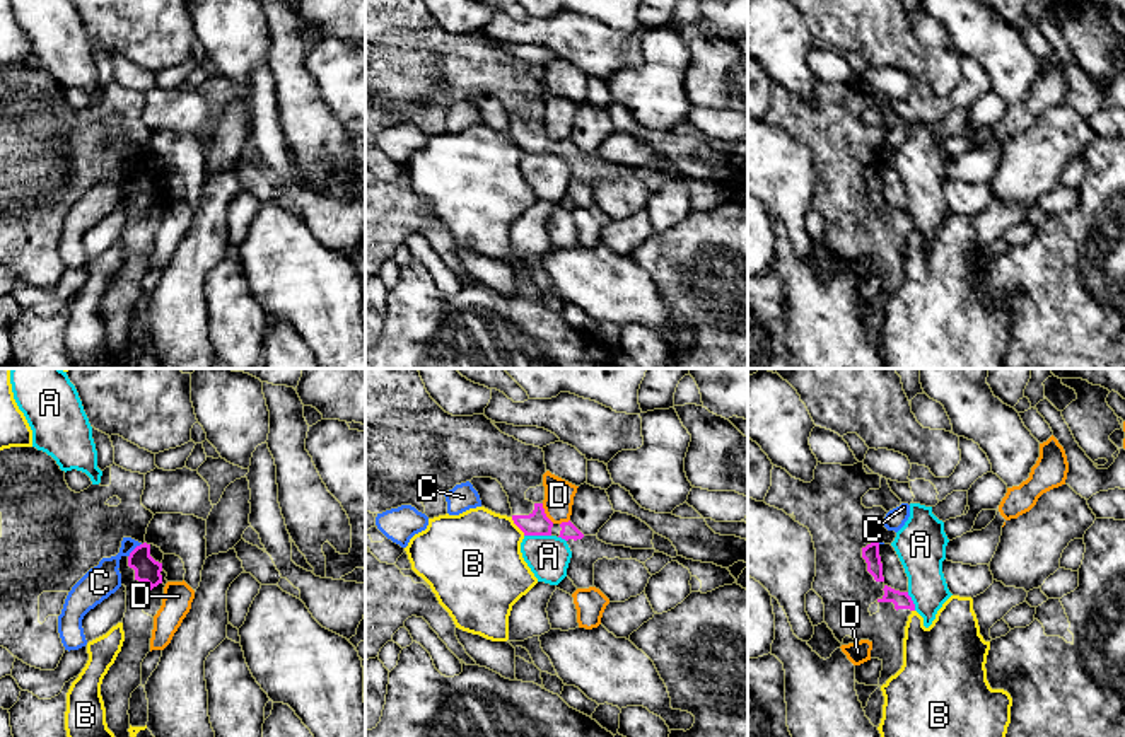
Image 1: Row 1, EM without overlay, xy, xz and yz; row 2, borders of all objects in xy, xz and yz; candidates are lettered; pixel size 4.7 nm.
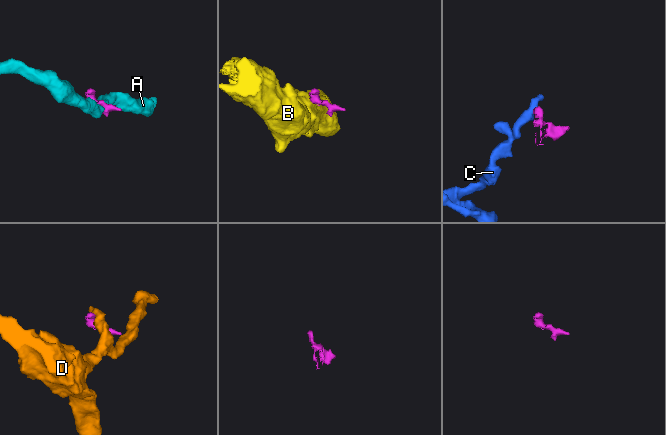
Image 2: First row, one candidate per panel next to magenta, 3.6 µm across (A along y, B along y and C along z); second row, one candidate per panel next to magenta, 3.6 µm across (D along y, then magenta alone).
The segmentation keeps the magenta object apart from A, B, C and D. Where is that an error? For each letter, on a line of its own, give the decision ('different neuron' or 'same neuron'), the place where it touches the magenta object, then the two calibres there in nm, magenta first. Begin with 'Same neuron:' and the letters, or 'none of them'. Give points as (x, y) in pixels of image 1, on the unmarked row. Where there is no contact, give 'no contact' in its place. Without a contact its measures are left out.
Same neuron: none of them
A: different neuron; contact xz (538, 152); calibres 110 and 200 nm
B: different neuron; contact xz (516, 142); calibres 110 and 440 nm
C: different neuron; contact xy (134, 168); calibres 110 and 160 nm
D: different neuron; contact xz (545, 132); calibres 110 and 140 nm

